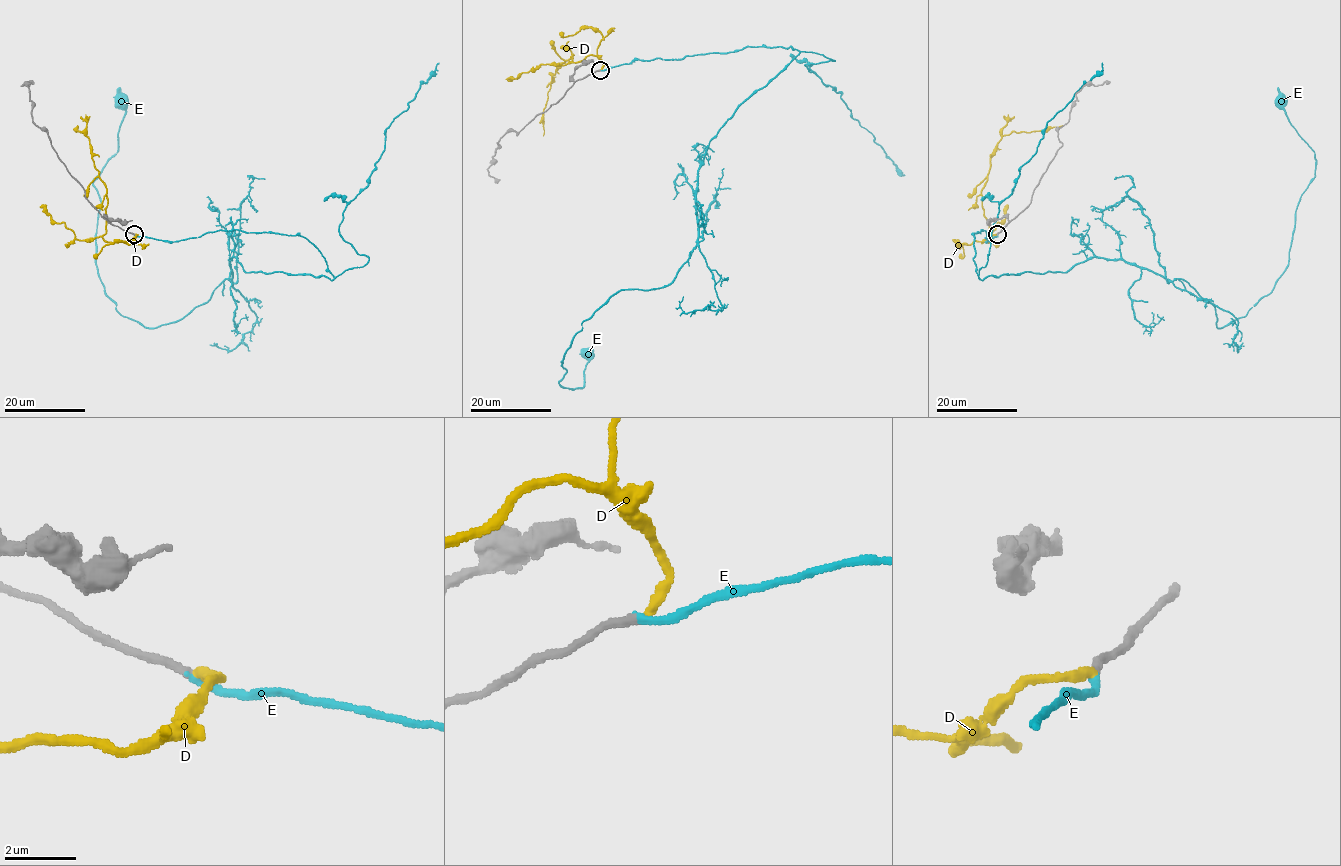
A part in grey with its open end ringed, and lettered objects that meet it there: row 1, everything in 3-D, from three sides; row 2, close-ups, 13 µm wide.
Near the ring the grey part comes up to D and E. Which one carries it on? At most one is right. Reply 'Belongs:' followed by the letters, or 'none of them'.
Belongs: E

